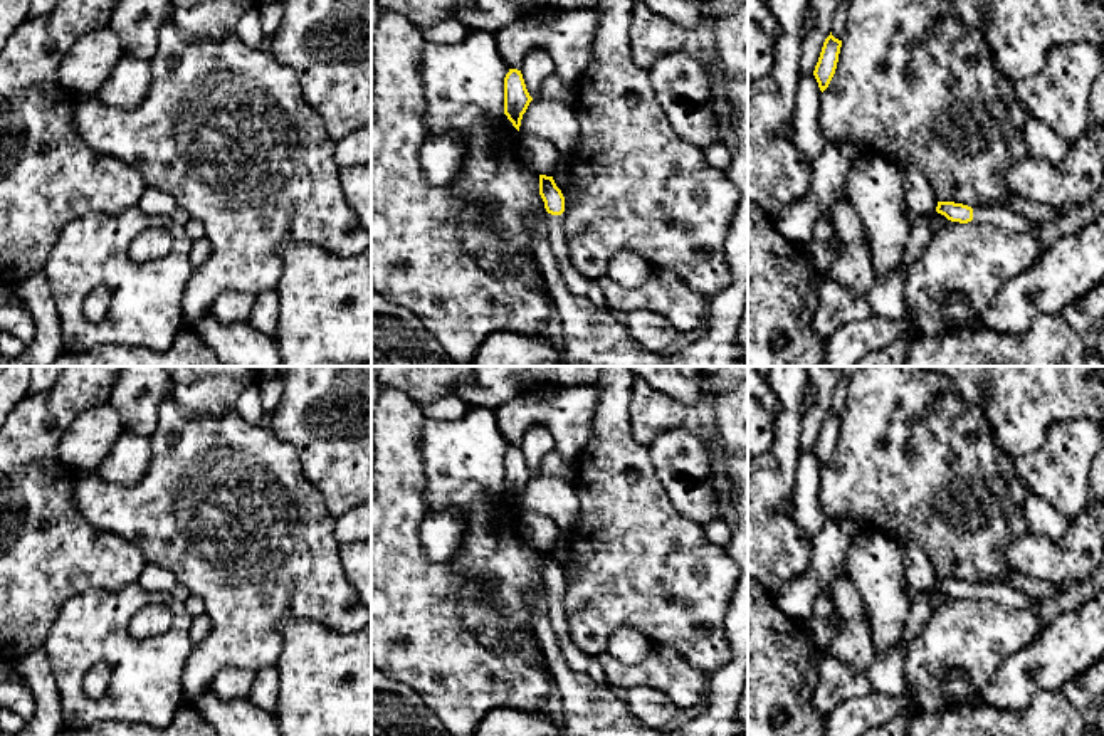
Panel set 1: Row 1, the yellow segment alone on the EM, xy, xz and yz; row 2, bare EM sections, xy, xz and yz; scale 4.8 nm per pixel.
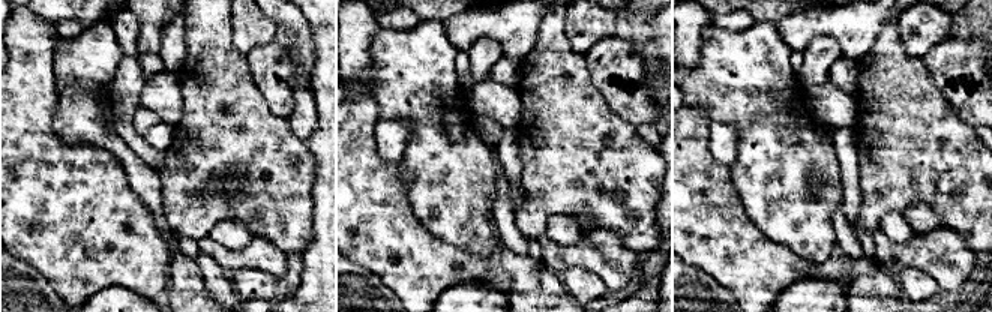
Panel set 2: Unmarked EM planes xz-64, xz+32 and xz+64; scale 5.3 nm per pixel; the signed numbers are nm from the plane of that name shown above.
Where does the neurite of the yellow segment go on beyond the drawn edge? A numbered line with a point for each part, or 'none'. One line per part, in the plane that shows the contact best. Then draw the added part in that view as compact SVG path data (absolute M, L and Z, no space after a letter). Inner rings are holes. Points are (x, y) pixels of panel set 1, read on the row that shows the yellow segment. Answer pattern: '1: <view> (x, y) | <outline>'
1: xz (577, 283) | M551 215L549 218L549 242L565 286L573 294L586 297L590 279L580 274L568 259L568 245L561 227L561 215Z

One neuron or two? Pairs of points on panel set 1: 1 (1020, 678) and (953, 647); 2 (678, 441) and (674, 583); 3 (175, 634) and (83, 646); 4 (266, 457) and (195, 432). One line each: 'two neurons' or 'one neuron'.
1: two neurons
2: two neurons
3: one neuron
4: one neuron

